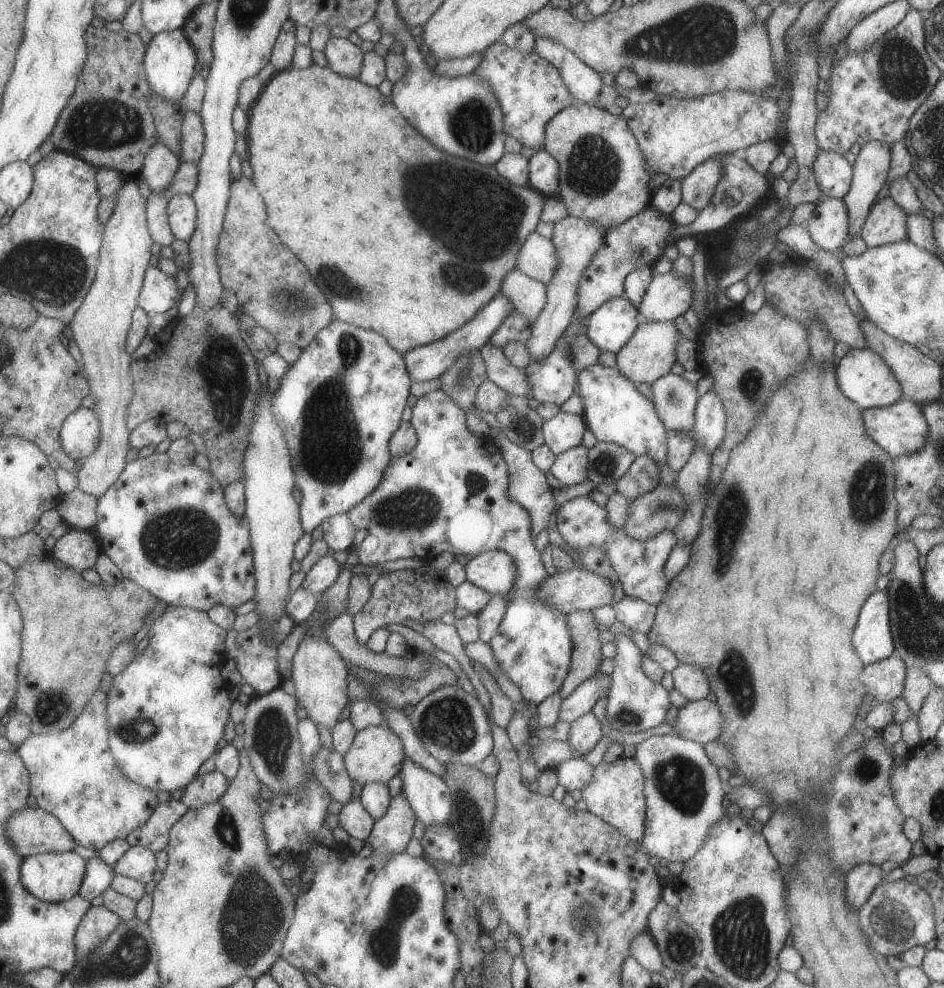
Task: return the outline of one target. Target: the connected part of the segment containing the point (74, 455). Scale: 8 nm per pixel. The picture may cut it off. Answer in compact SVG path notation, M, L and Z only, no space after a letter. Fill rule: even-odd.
M79 407L68 414L59 431L61 450L71 460L84 461L99 444L99 420L91 409Z

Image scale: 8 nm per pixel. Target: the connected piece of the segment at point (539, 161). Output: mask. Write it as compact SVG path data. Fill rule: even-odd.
M540 150L528 159L529 186L544 198L553 196L559 190L559 170L554 158L547 151Z

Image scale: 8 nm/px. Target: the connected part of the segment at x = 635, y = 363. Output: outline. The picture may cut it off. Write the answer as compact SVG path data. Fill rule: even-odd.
M673 320L648 323L640 321L631 338L623 344L619 352L616 352L615 367L634 384L650 385L660 376L667 374L676 361L675 344L677 344L679 336L681 334L679 334Z

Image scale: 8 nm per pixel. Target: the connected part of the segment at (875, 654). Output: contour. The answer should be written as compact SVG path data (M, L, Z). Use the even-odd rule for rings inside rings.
M885 591L873 592L867 598L867 602L861 606L861 612L851 636L851 644L863 665L874 664L895 654L889 629L888 599Z

